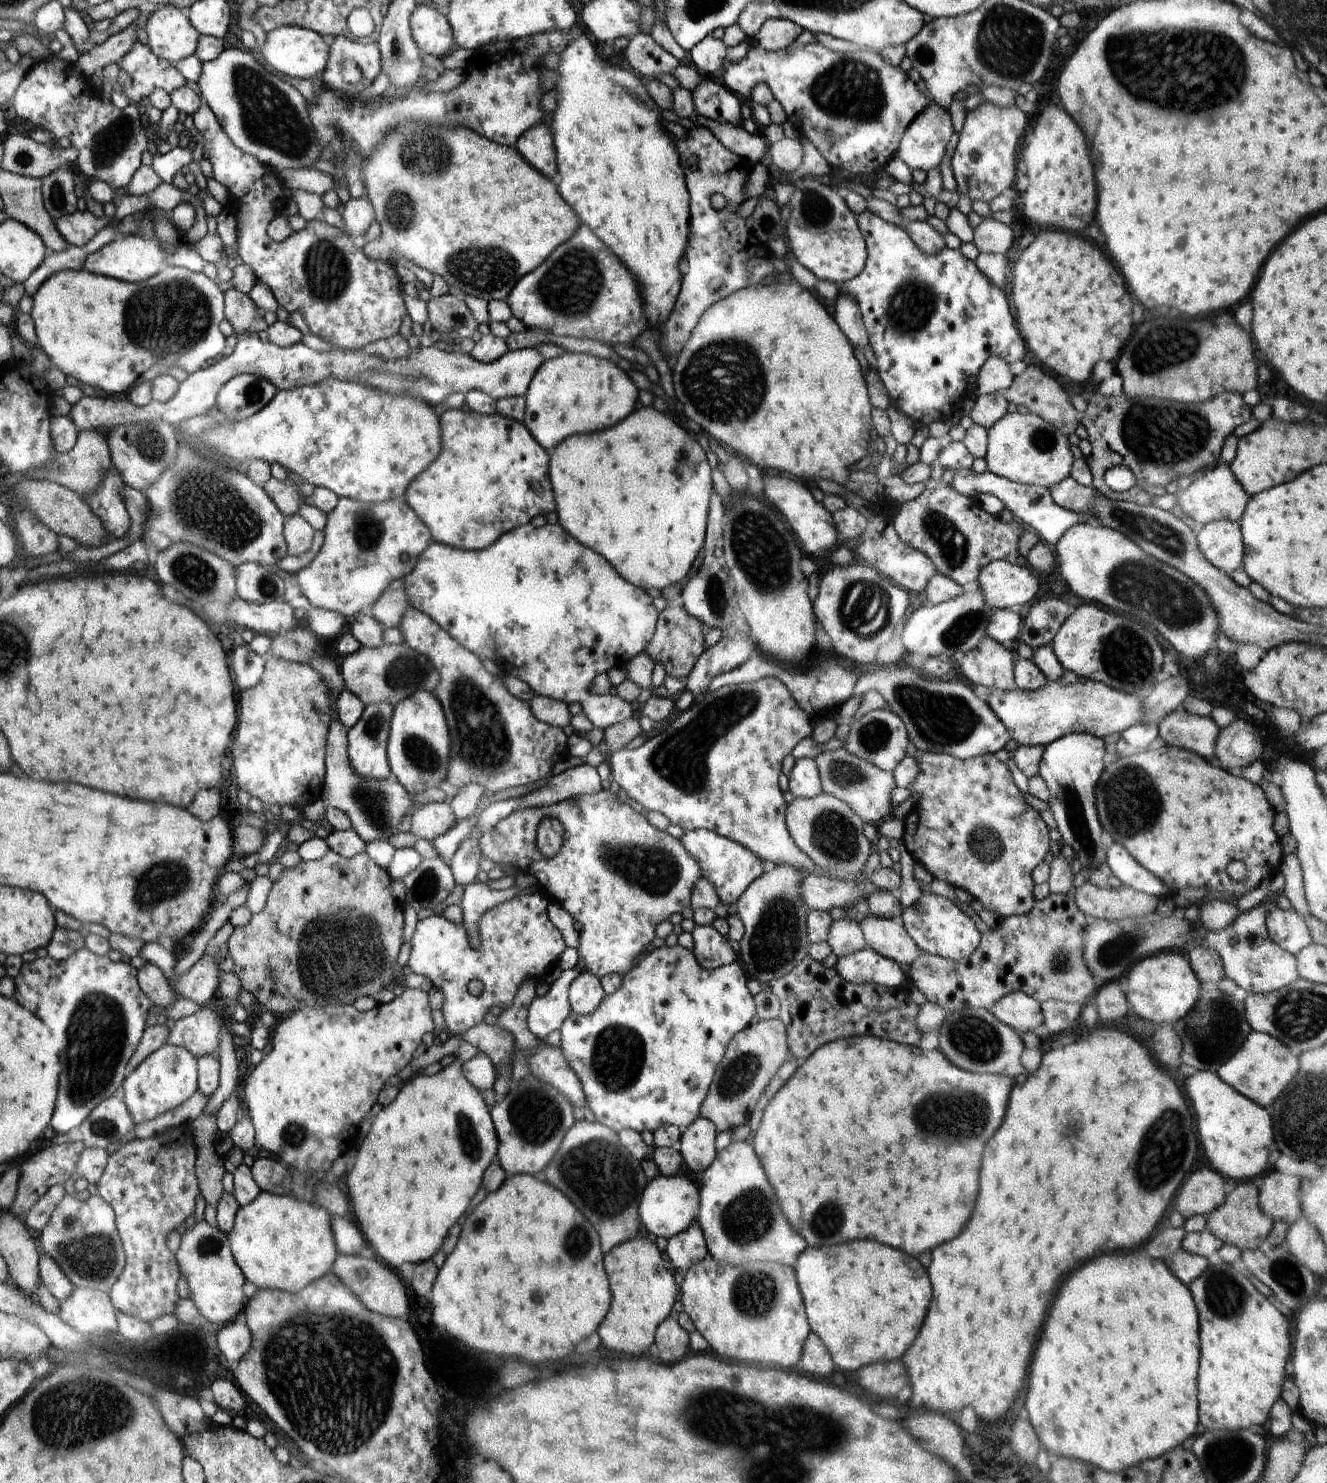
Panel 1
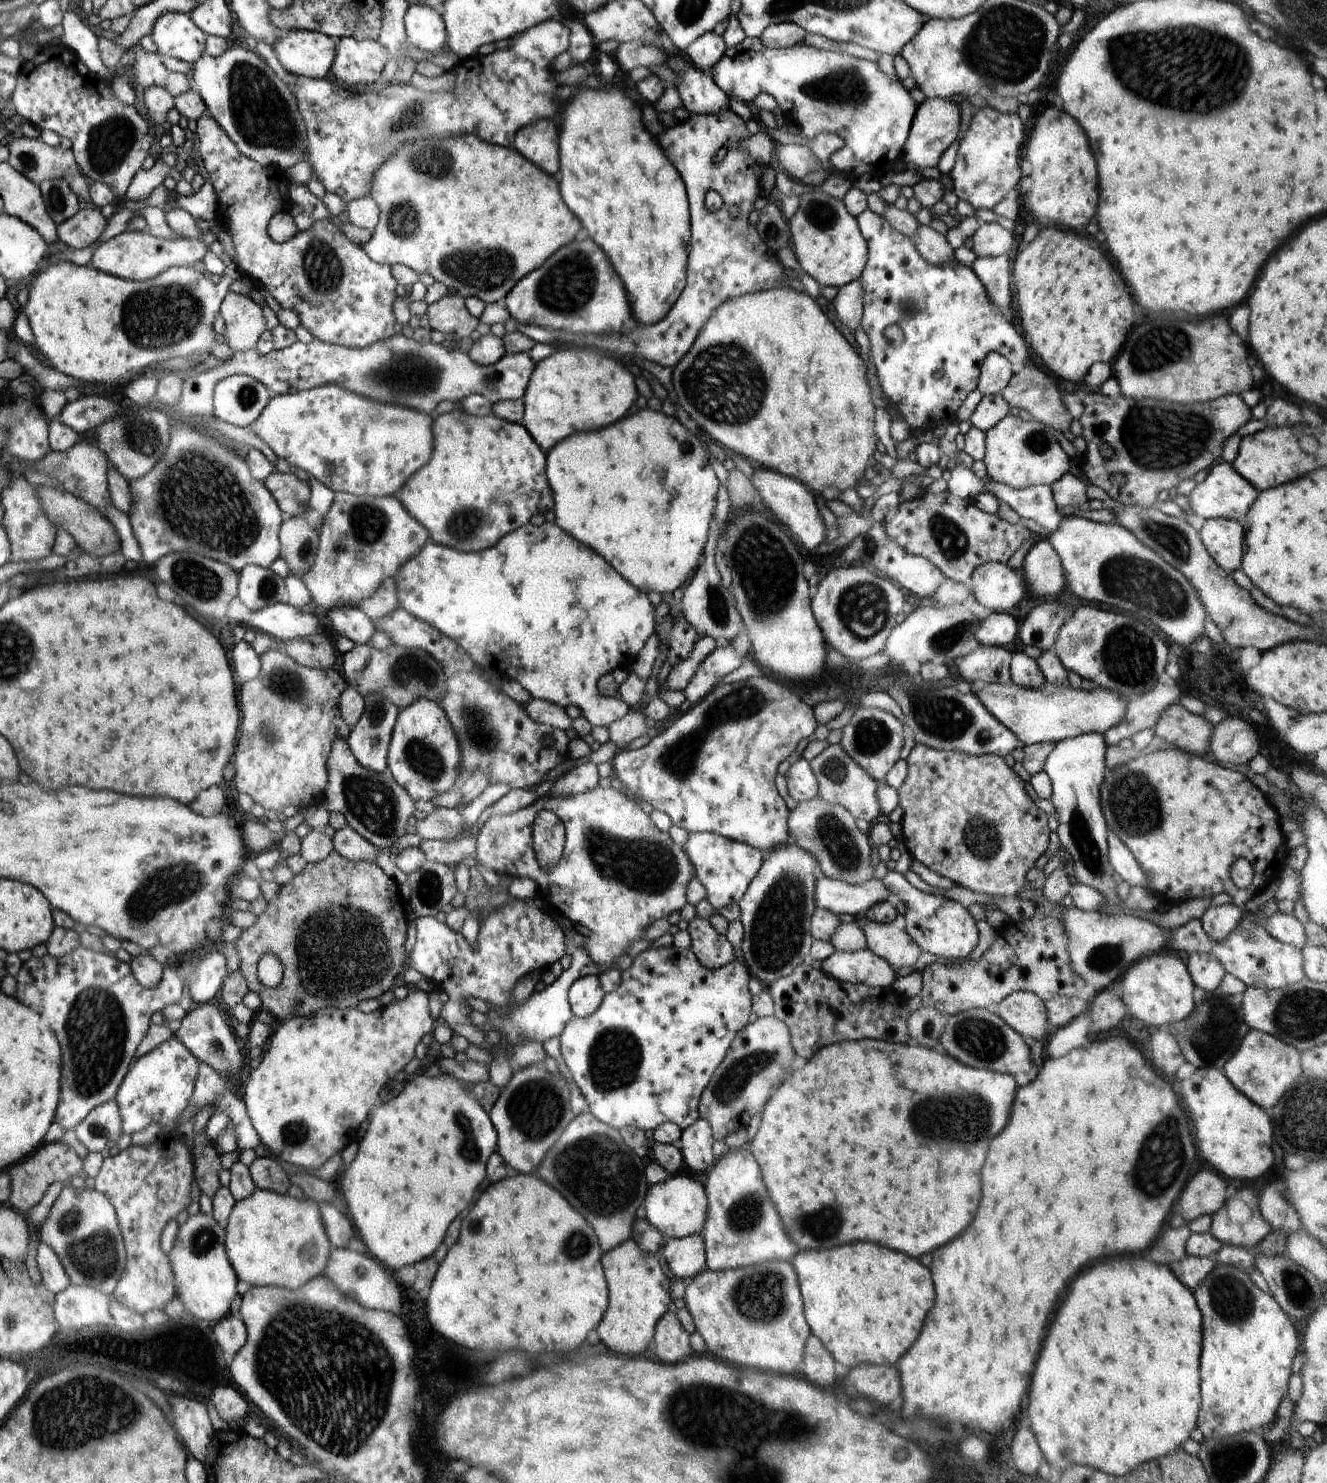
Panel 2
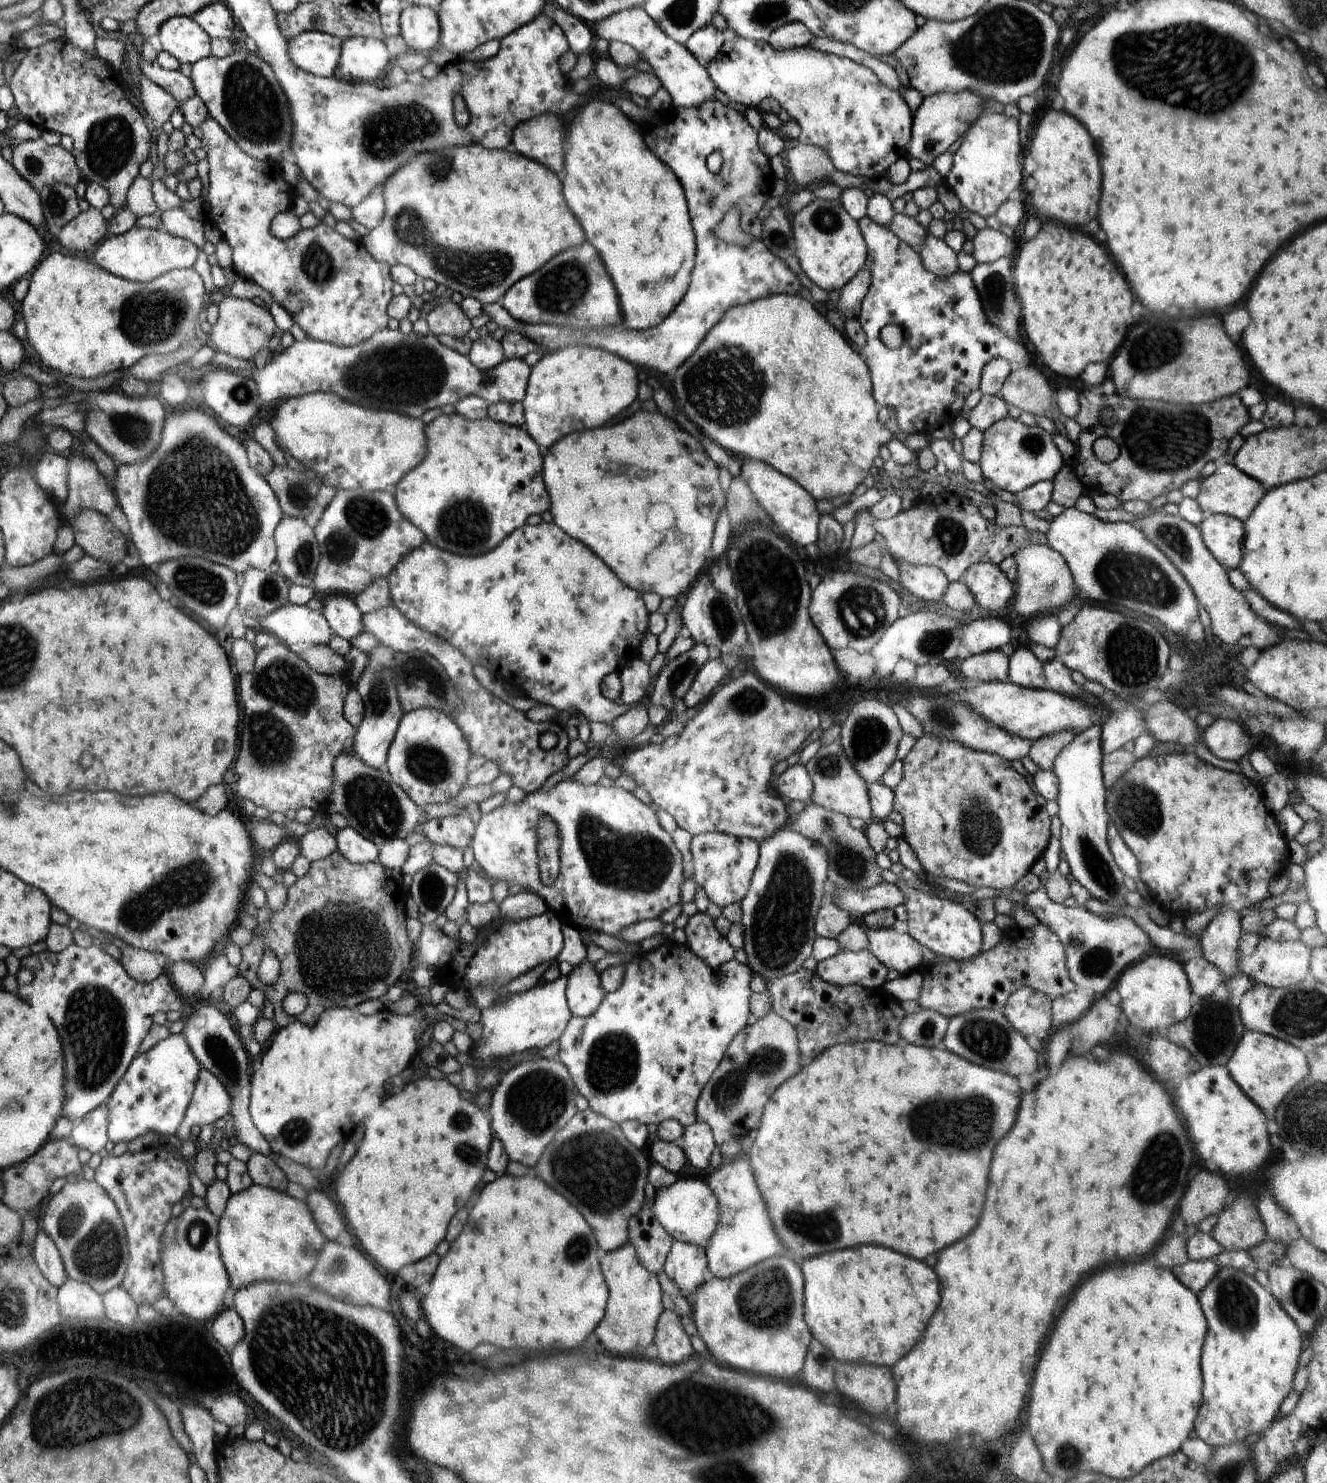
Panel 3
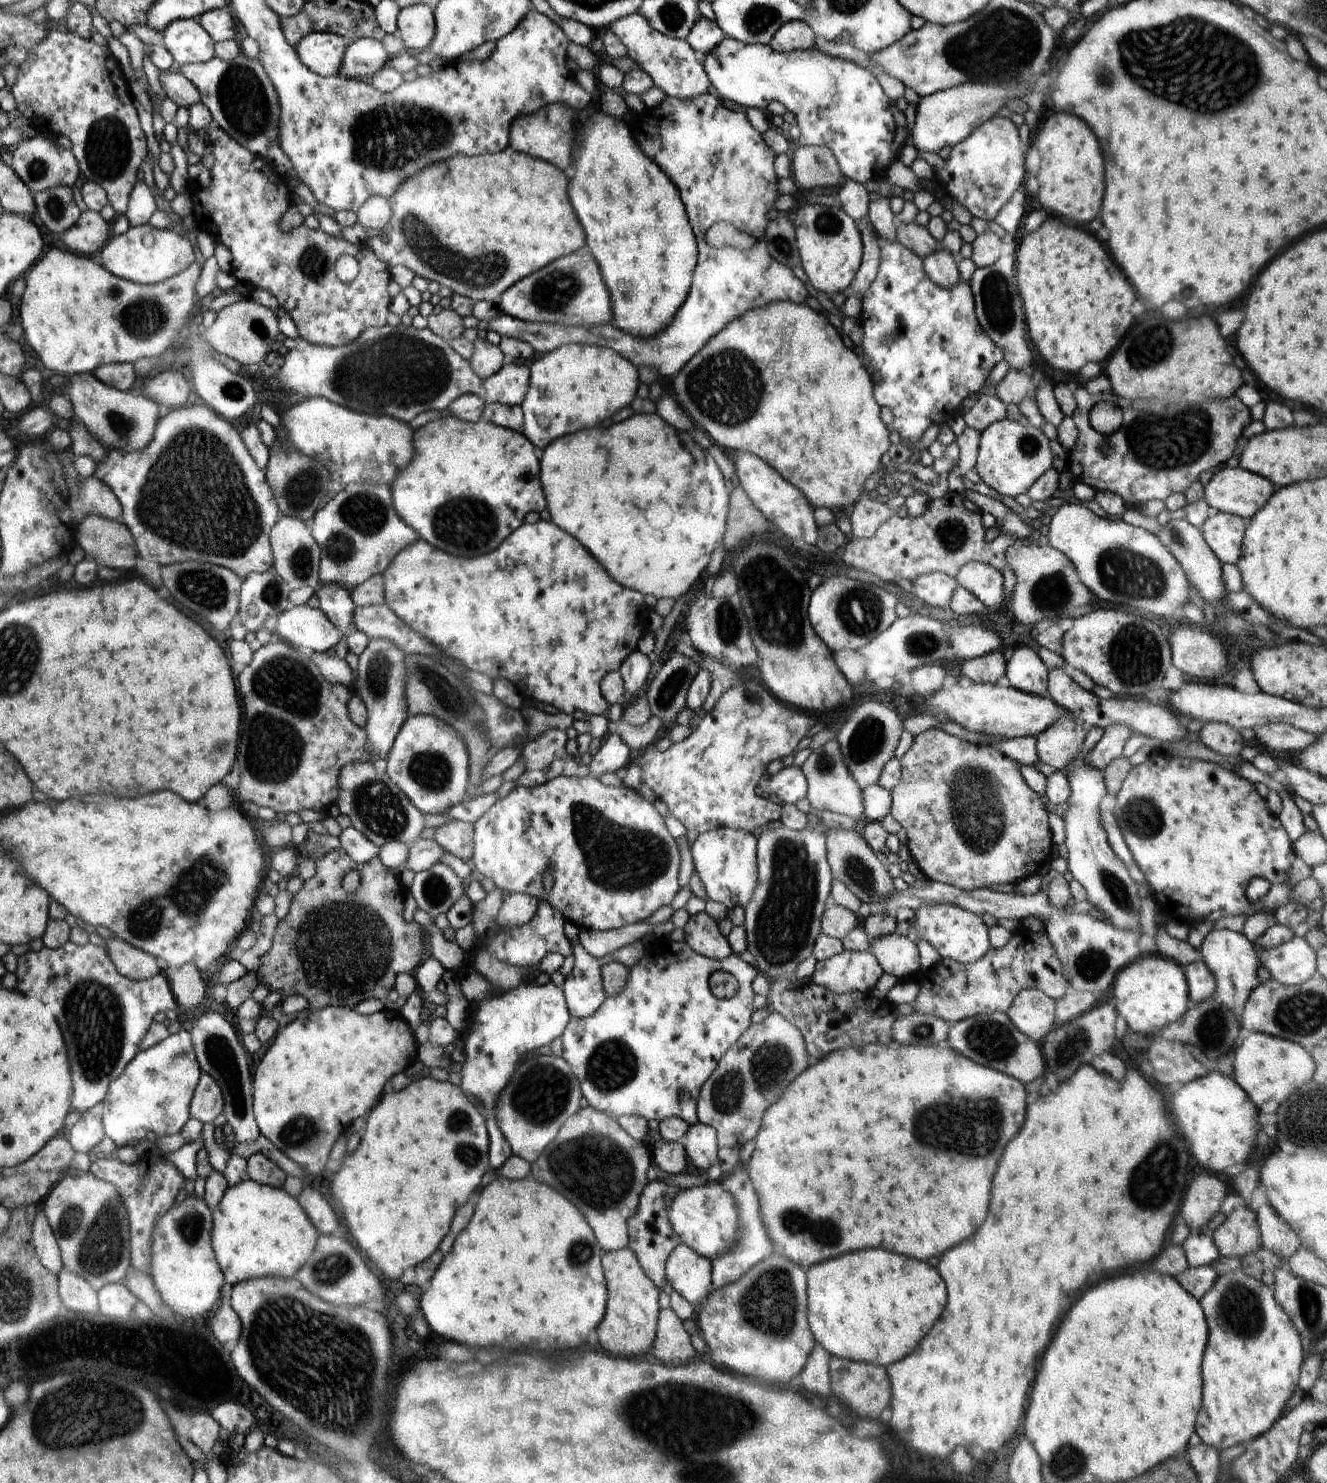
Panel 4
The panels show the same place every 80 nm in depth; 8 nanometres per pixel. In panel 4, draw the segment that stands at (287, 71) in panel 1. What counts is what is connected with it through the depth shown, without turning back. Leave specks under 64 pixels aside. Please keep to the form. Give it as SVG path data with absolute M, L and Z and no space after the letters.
M315 32L302 37L294 48L306 68L320 76L329 77L339 74L348 45L339 34Z

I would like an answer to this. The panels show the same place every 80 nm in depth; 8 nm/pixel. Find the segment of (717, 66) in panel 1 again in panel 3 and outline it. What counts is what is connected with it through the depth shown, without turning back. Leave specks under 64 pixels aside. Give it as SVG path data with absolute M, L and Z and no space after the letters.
M712 23L699 28L685 42L685 47L704 64L708 64L718 54L720 47L728 40L727 32L722 32Z

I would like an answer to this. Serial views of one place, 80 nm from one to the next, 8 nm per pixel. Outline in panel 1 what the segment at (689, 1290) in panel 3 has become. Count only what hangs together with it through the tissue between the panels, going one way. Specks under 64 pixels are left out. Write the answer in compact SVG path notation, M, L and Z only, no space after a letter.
M696 1221L684 1232L669 1238L667 1241L664 1255L673 1271L686 1271L708 1254L703 1230Z

